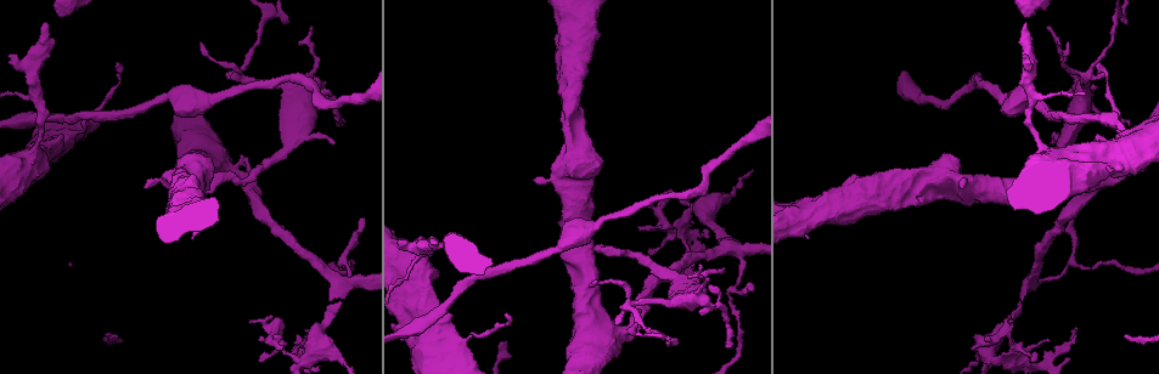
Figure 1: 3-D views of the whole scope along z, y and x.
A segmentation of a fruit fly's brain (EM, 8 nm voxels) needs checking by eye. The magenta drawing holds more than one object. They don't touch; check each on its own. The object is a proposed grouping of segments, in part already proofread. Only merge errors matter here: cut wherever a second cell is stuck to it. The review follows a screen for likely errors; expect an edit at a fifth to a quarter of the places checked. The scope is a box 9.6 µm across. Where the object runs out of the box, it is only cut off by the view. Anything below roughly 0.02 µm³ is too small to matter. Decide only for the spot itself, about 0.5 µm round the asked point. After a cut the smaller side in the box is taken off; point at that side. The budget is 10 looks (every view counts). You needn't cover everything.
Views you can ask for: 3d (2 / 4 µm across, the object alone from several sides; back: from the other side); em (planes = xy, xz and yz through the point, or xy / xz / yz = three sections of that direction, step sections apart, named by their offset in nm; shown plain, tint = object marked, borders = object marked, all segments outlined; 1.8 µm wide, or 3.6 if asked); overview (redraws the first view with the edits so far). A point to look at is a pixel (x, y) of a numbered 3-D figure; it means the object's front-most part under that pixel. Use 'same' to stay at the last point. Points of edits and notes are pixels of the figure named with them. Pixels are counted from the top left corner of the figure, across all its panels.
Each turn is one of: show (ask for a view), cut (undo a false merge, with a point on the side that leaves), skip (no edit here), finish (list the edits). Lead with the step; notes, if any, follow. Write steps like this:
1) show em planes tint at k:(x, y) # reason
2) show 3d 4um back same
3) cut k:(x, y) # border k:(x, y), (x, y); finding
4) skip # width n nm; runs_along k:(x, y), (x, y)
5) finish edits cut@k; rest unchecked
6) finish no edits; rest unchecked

show em planes tint at 1:(332, 283) # abrupt turn

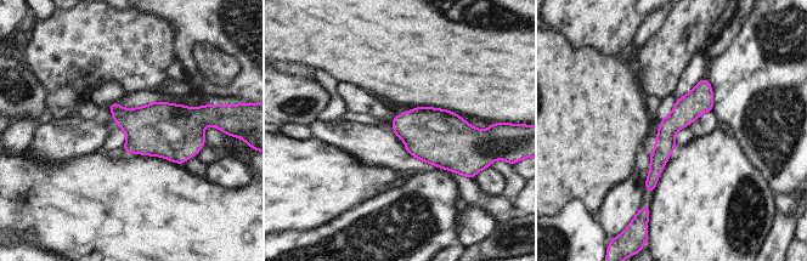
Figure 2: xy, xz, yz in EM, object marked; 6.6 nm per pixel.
skip # runs_along 2:(705, 81), (666, 130), (649, 189); continuous, no second cell

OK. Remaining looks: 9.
show 3d 4um at 1:(602, 340) # calibre changes

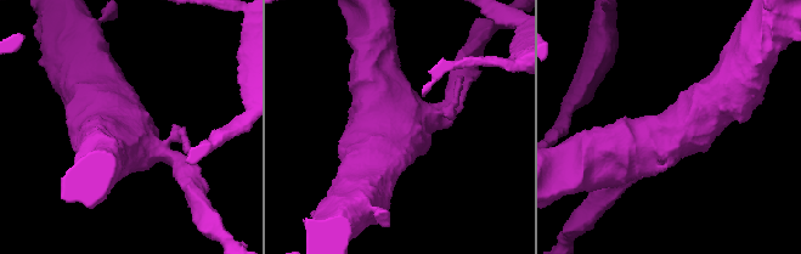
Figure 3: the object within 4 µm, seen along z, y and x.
show em 3.6um planes tint at 3:(397, 127)

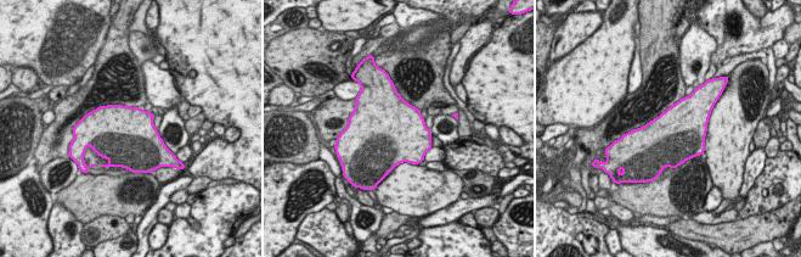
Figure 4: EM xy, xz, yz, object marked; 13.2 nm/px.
skip # one cell here

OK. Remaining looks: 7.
show 3d 4um at 1:(32, 157) # calibre changes

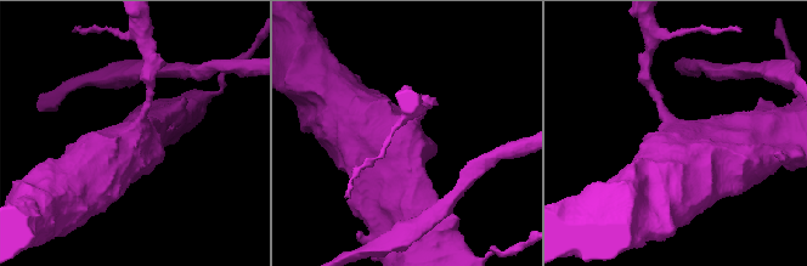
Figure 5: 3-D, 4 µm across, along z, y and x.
show em planes tint at 5:(133, 139) # shape alone is not enough

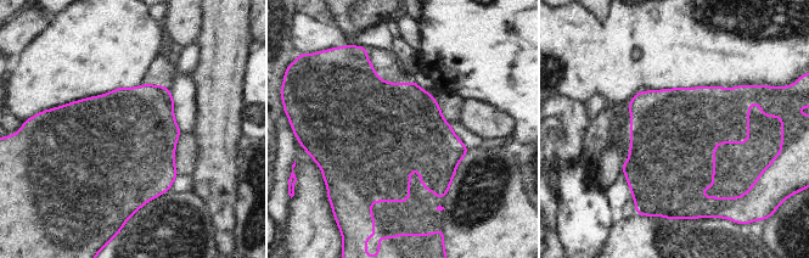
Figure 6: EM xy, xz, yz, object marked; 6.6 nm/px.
skip # continuous, no second cell

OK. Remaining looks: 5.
show 3d 4um at 1:(796, 212) # branch point

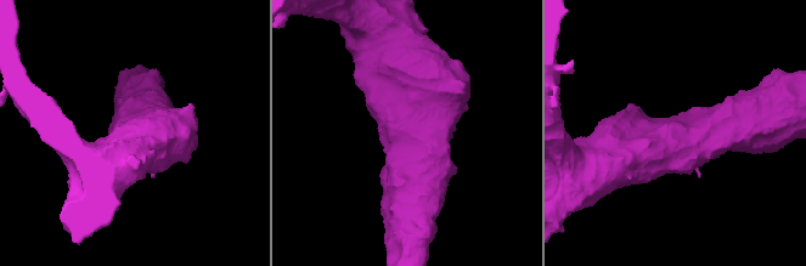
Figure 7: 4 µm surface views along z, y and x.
show em xy step 8 tint at 7:(678, 138) # arms 3; arm_widths 440, 500, 700 nm

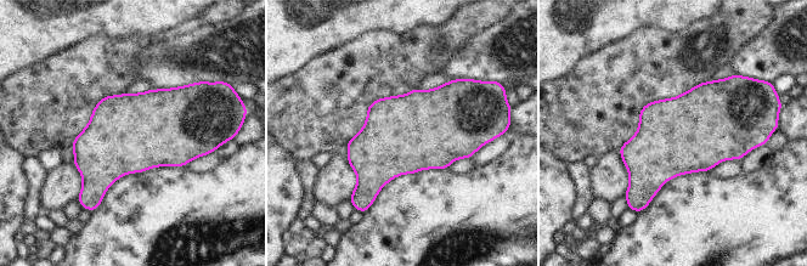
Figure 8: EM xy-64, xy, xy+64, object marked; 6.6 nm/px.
show em planes tint same

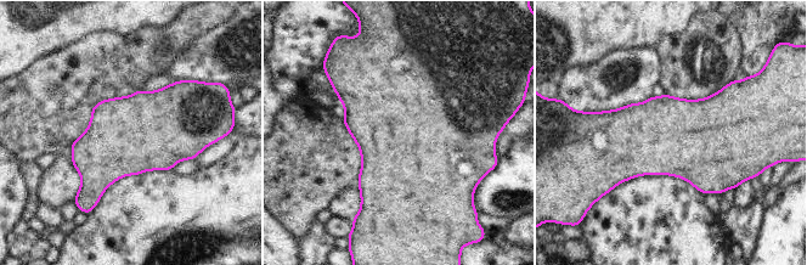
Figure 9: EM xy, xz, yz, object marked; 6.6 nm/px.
skip # all the same cell

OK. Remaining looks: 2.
finish no edits; rest unchecked

